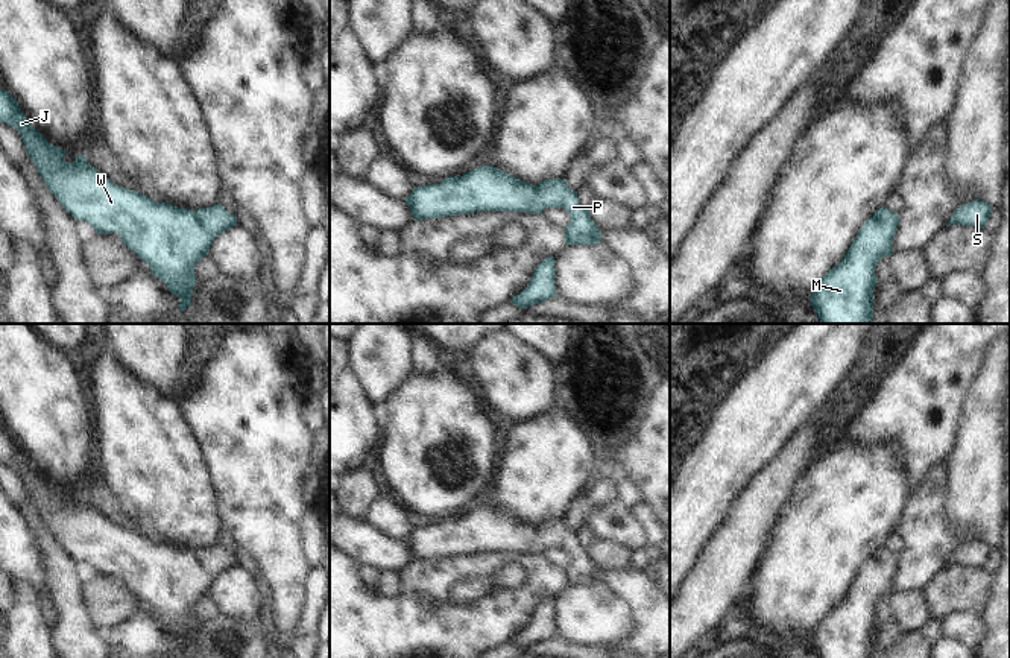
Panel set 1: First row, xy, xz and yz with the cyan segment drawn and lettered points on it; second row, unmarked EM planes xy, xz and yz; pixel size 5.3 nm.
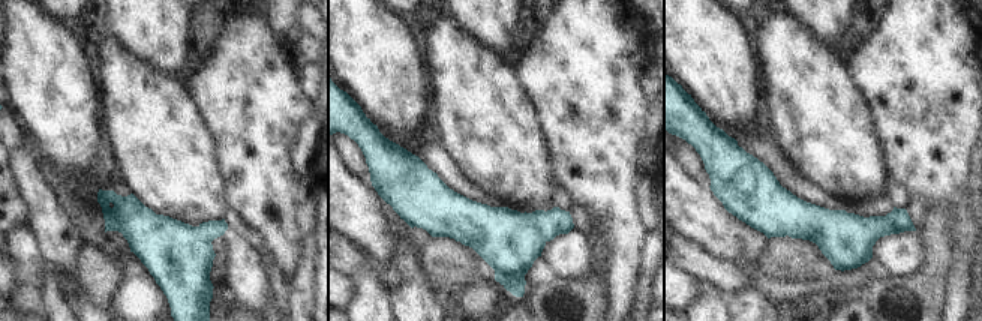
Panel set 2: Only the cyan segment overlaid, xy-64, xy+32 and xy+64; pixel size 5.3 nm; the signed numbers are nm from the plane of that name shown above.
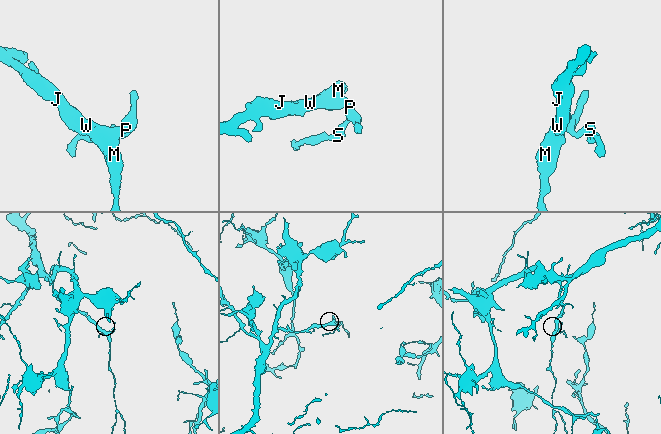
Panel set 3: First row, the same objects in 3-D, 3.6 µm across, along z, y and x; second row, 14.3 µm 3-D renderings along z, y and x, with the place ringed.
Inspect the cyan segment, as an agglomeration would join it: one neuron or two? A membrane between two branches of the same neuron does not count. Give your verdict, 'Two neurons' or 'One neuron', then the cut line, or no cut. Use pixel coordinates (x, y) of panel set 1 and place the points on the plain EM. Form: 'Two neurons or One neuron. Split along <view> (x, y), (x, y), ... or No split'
One neuron. No split.

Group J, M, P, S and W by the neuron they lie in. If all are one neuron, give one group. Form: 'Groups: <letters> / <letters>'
Groups: J M P S W.

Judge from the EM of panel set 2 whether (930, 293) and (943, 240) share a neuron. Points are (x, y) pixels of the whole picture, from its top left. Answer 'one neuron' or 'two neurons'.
one neuron

